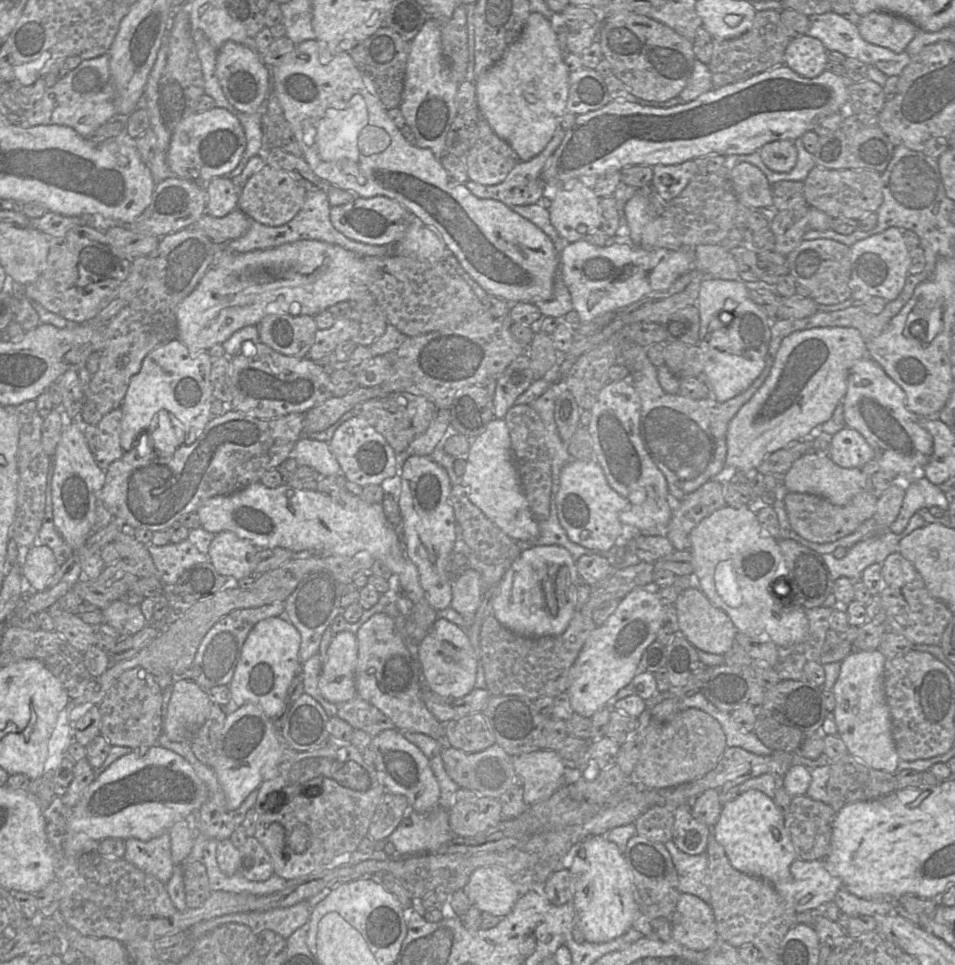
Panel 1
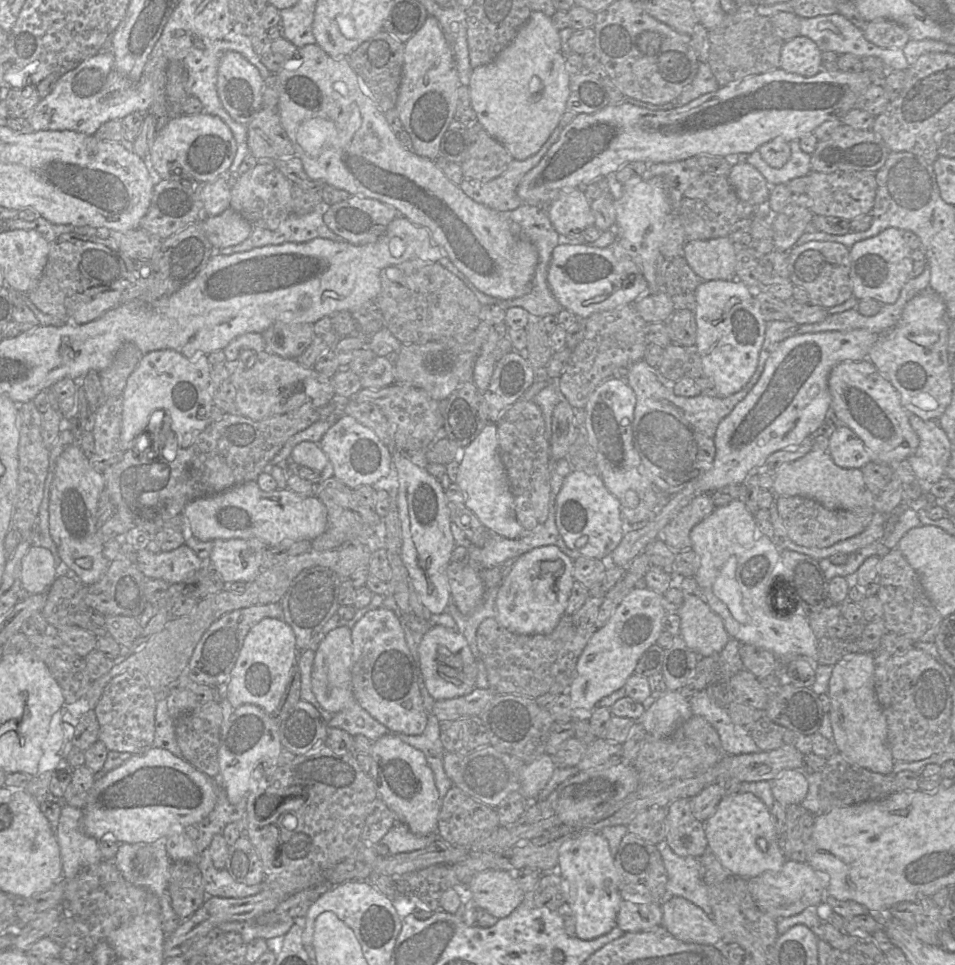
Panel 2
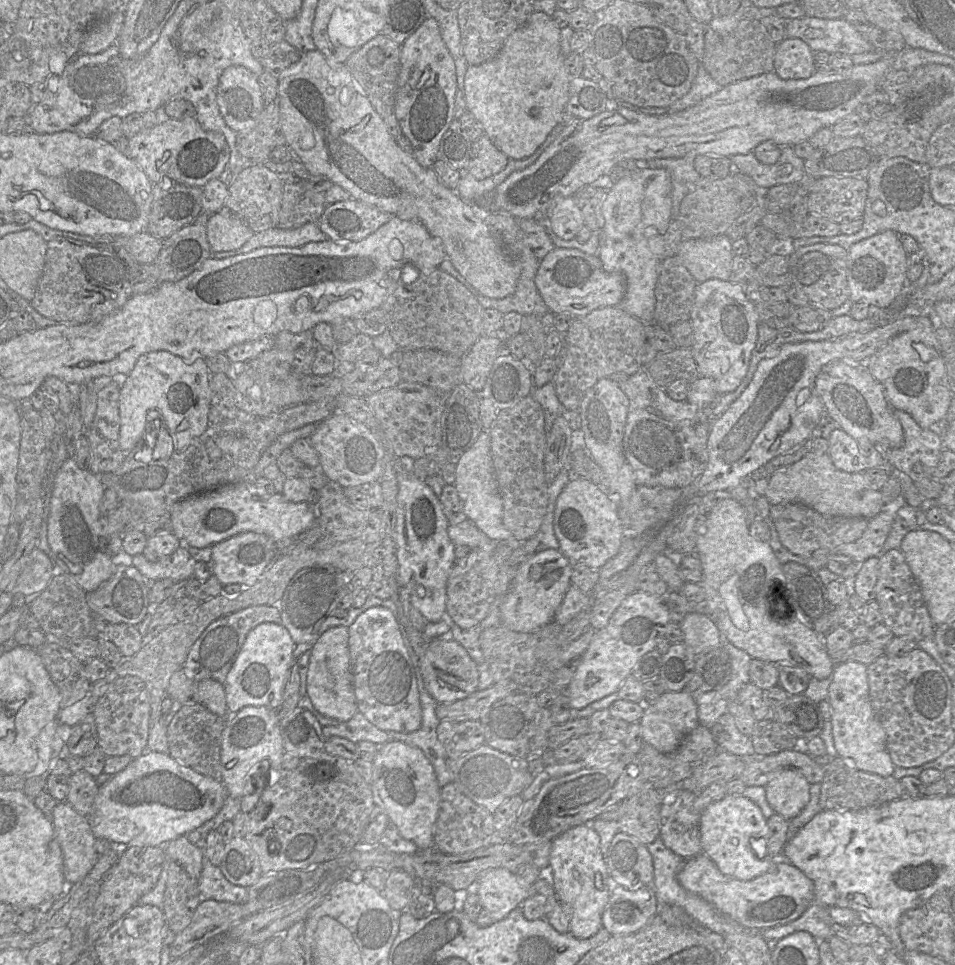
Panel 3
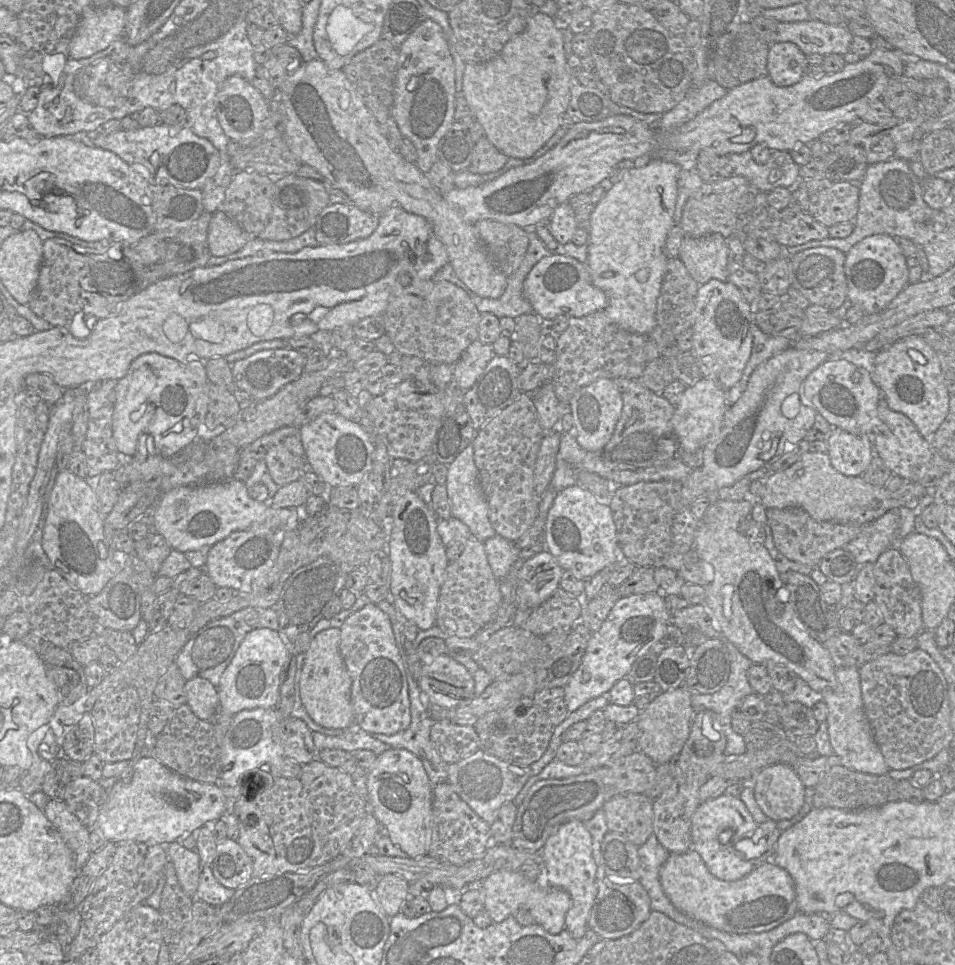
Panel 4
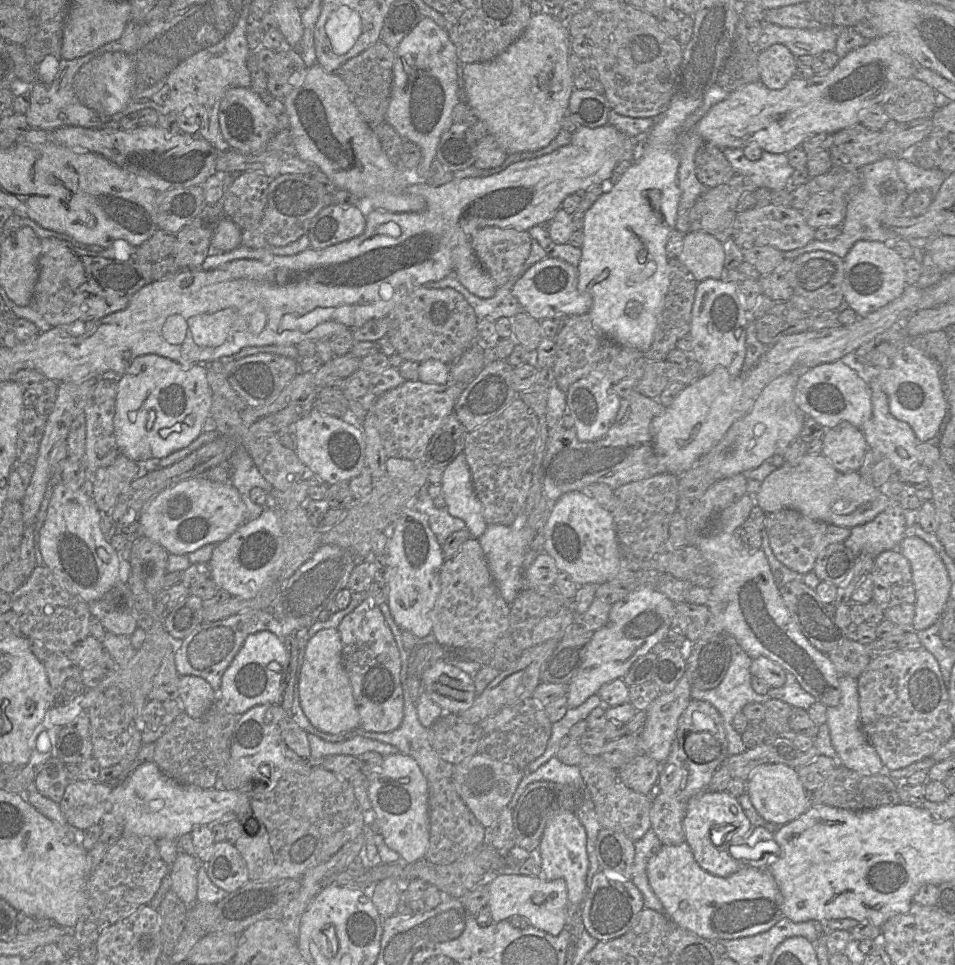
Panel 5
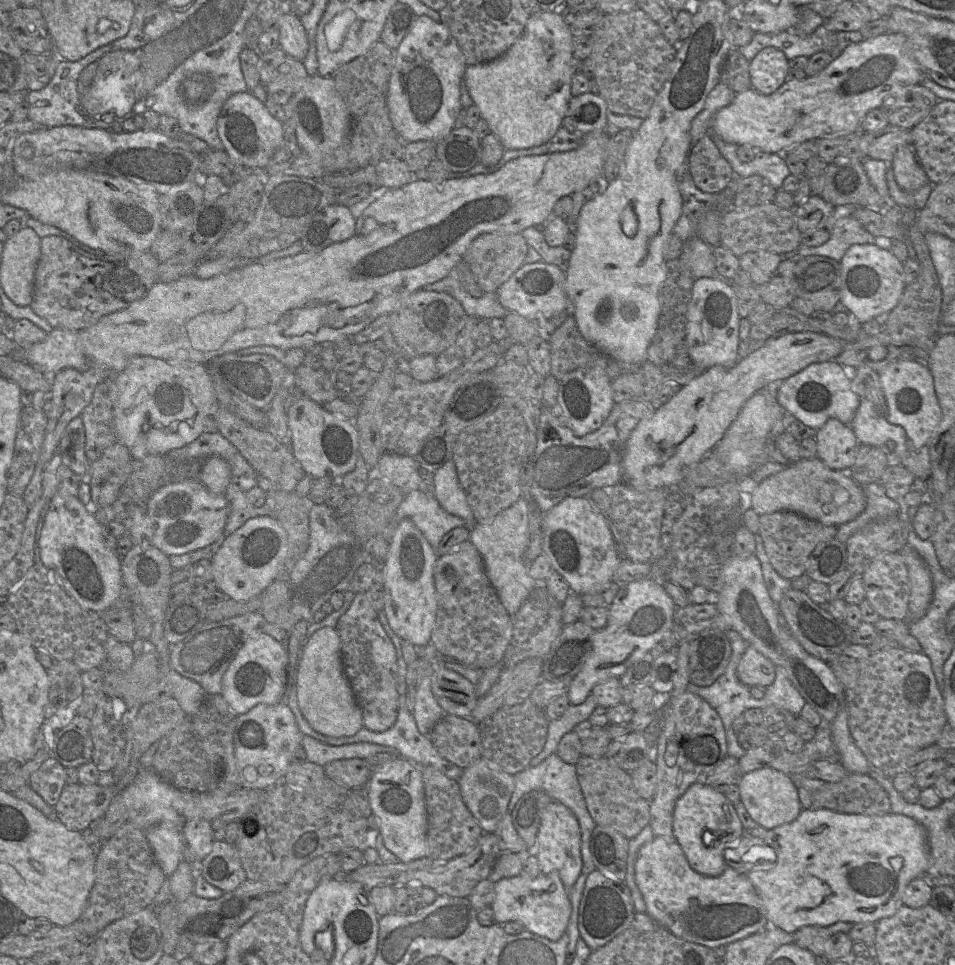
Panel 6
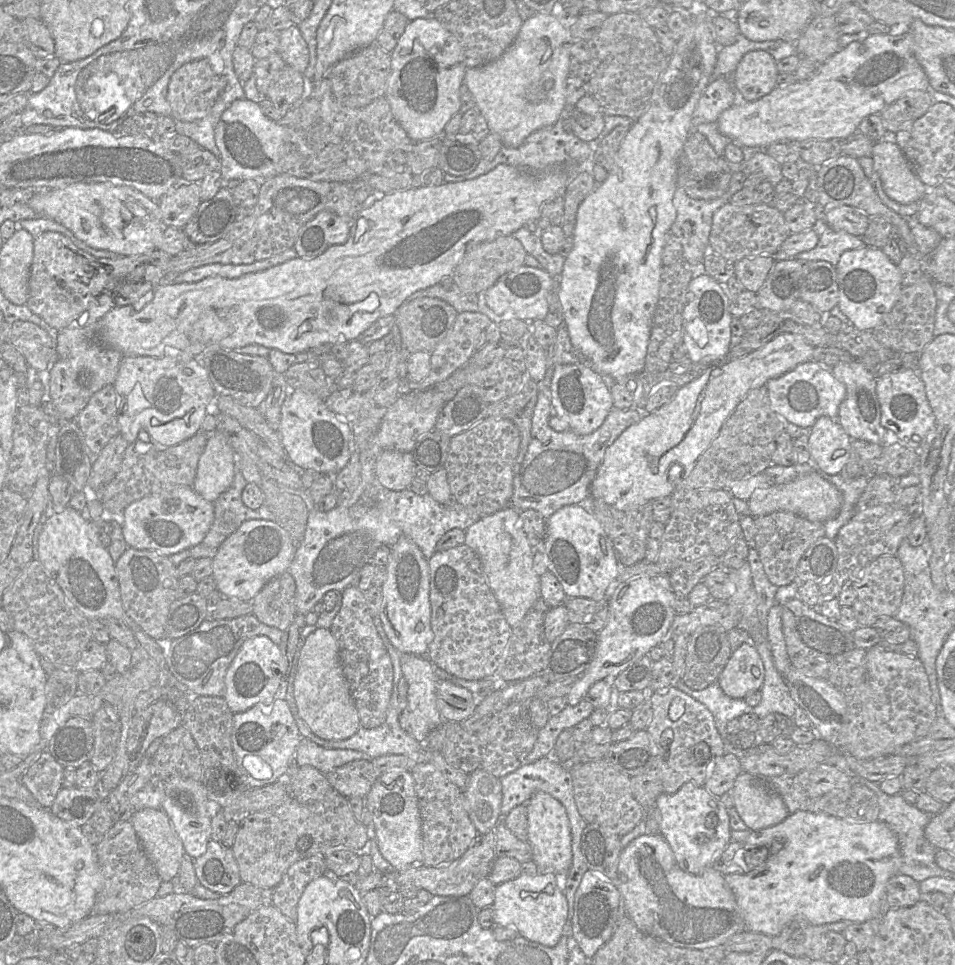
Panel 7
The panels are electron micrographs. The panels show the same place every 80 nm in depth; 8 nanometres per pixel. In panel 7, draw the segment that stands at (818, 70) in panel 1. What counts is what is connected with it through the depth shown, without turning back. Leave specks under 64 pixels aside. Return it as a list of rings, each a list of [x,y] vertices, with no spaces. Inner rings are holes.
[[[764,50],[746,53],[738,63],[731,82],[738,98],[755,101],[777,87],[777,61]]]

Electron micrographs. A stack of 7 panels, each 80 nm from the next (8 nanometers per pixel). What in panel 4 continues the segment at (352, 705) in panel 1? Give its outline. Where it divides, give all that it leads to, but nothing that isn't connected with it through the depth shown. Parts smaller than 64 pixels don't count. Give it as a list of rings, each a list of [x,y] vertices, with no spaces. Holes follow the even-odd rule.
[[[356,722],[343,730],[338,736],[327,736],[313,732],[313,742],[317,751],[324,749],[341,749],[348,752],[357,750],[371,750],[379,755],[391,748],[389,745],[376,739],[372,734],[364,731]]]

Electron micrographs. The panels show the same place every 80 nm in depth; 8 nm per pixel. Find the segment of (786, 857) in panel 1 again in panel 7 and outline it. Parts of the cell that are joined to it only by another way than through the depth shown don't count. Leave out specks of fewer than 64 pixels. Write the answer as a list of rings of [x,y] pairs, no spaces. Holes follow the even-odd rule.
[[[687,782],[673,794],[663,792],[657,797],[655,807],[661,815],[659,834],[670,845],[679,867],[688,873],[699,874],[711,867],[714,859],[731,843],[728,811],[719,797],[712,795],[704,785]]]

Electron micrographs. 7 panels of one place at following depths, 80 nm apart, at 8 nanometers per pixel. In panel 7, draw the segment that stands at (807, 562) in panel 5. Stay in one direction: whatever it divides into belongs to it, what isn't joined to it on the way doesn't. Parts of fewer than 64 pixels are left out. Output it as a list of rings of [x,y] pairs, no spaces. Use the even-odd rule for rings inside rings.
[[[777,511],[754,517],[755,536],[753,539],[759,558],[769,581],[777,586],[786,586],[796,580],[797,565],[805,551],[817,539],[826,536],[821,522],[809,521],[792,512]]]

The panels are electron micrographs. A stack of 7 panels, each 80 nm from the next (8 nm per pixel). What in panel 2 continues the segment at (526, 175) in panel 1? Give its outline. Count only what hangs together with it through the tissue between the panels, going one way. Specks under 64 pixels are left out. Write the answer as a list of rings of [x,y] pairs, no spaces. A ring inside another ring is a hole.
[[[557,126],[535,155],[525,160],[513,159],[508,168],[497,178],[488,182],[464,178],[459,187],[475,202],[498,212],[504,213],[518,208],[523,205],[517,195],[520,181],[540,162],[549,148],[559,139],[562,130],[562,127]]]

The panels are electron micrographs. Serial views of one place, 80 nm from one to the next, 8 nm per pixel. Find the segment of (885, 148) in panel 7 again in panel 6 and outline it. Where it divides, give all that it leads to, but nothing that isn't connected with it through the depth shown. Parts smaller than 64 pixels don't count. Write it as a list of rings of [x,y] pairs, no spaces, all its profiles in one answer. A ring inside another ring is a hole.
[[[903,145],[897,149],[890,162],[890,169],[897,184],[905,191],[917,190],[930,182],[910,145]]]

